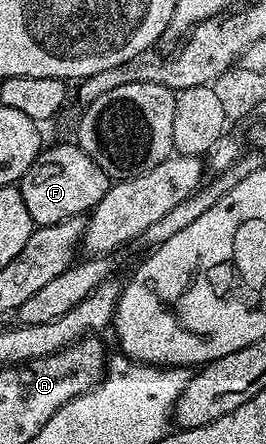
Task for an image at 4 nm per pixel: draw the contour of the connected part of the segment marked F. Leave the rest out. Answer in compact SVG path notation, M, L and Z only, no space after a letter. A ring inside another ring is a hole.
M78 143L71 145L51 145L37 155L37 159L25 171L25 175L17 183L21 199L25 199L25 207L36 226L61 223L70 217L83 217L90 214L101 199L112 187L111 178L85 155Z

